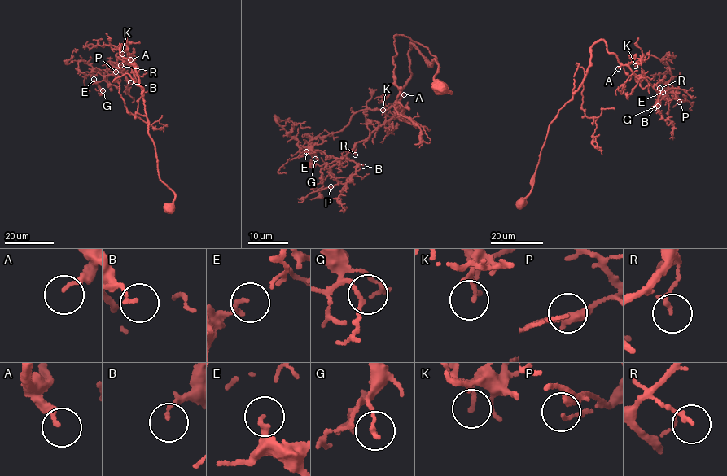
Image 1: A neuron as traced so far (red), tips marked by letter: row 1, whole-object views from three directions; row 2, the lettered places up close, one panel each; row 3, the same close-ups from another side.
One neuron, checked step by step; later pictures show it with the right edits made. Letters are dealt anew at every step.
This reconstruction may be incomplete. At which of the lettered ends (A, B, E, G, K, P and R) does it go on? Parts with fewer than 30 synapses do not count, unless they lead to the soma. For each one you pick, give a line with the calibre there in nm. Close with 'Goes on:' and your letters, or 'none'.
Goes on: none

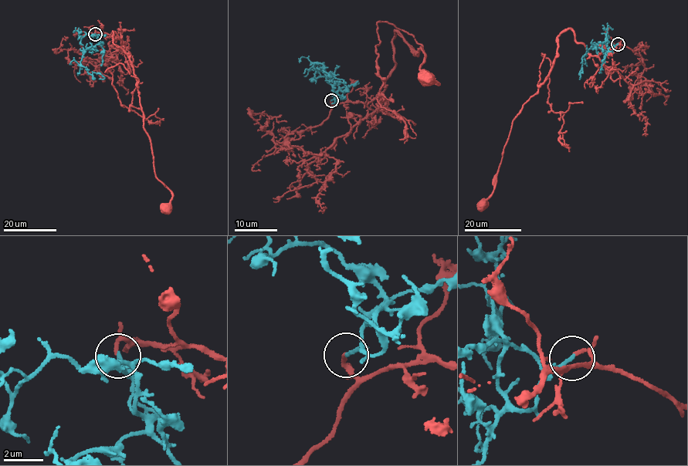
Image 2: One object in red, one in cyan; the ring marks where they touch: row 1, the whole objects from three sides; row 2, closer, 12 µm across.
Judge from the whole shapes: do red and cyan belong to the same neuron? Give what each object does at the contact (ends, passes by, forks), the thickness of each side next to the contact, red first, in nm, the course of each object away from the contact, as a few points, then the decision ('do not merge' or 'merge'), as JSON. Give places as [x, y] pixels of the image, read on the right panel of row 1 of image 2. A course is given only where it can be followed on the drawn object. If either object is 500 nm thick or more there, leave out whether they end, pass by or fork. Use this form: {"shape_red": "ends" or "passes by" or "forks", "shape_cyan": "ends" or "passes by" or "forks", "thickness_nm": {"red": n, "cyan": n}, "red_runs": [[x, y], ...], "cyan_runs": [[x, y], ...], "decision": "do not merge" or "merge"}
{"shape_red": "ends", "shape_cyan": "ends", "thickness_nm": {"red": 170, "cyan": 180}, "red_runs": [[618, 44], [607, 54], [589, 55], [571, 29], [557, 36], [548, 76], [512, 122], [493, 193], [481, 206]], "cyan_runs": [[618, 44], [610, 52], [593, 46], [581, 58], [581, 77]], "decision": "merge"}

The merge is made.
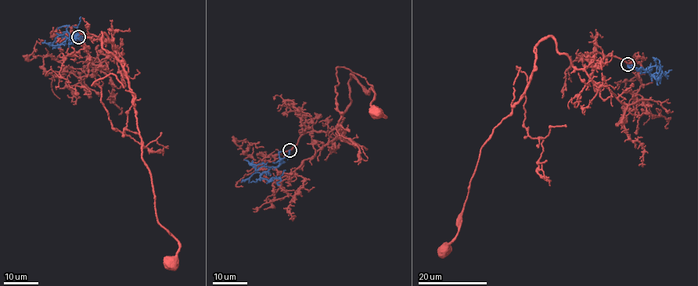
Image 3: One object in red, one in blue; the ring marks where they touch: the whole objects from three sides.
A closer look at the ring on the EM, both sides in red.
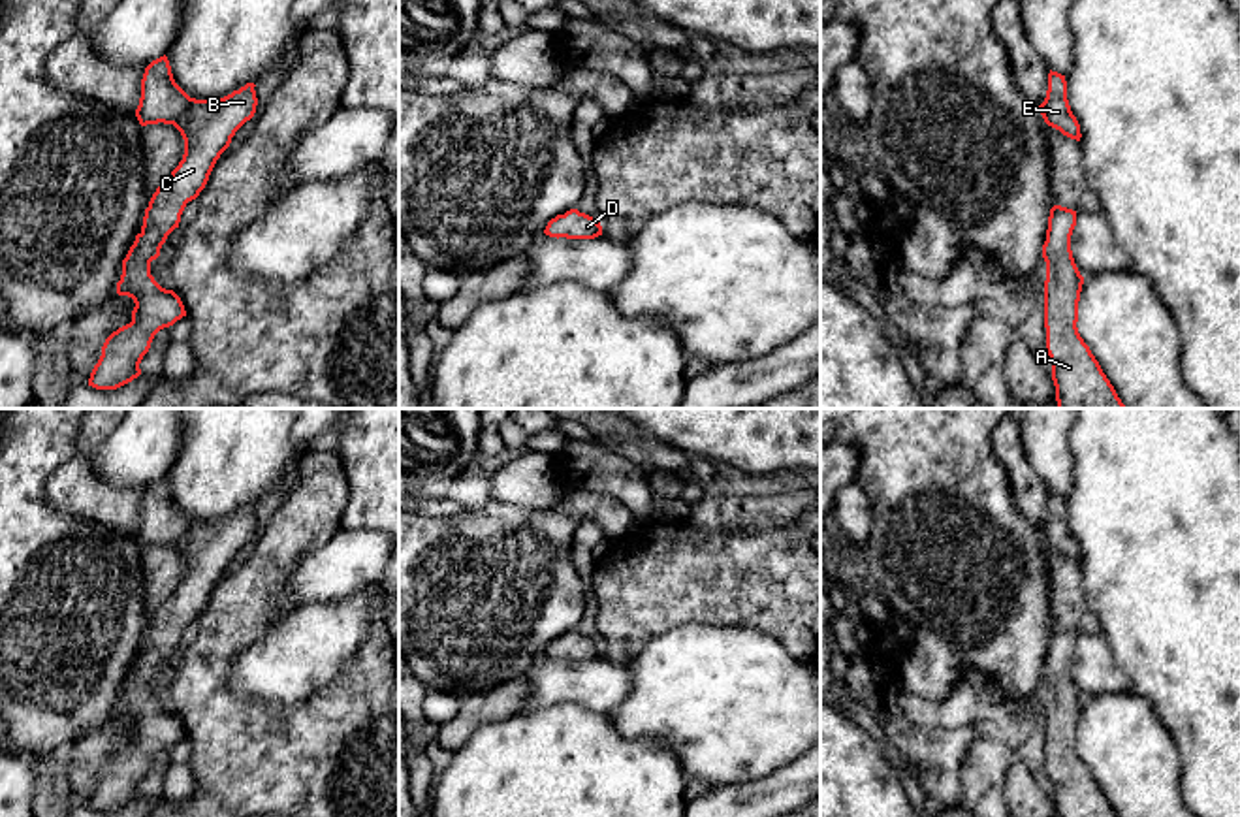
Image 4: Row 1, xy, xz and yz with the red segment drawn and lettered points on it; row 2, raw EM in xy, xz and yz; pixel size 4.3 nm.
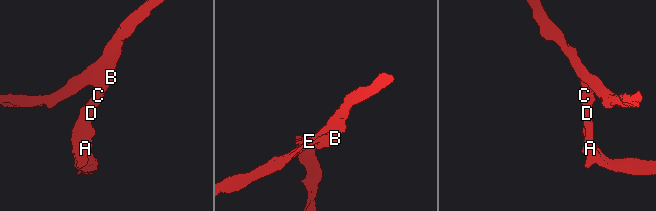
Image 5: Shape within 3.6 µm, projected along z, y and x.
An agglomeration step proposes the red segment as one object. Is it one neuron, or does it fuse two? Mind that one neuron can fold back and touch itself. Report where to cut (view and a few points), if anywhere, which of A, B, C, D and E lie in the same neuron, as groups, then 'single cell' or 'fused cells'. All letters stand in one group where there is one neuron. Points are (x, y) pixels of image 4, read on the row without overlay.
cut none; groups A B C D E; single cell

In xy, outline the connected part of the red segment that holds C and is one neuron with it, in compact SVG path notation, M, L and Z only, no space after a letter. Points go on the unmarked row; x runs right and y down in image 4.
M166 476L145 489L135 538L141 548L173 546L184 561L184 576L152 616L141 653L122 681L117 715L134 721L132 744L105 761L88 808L117 811L137 800L154 757L186 738L181 719L151 697L151 683L160 678L167 657L179 649L186 625L205 610L235 553L254 538L254 508L246 505L224 520L196 521L175 505Z

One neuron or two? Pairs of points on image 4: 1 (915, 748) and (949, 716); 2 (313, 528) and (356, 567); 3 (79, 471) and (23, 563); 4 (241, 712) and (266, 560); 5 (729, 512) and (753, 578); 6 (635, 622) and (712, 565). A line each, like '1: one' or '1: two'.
1: two
2: two
3: two
4: one
5: two
6: one

